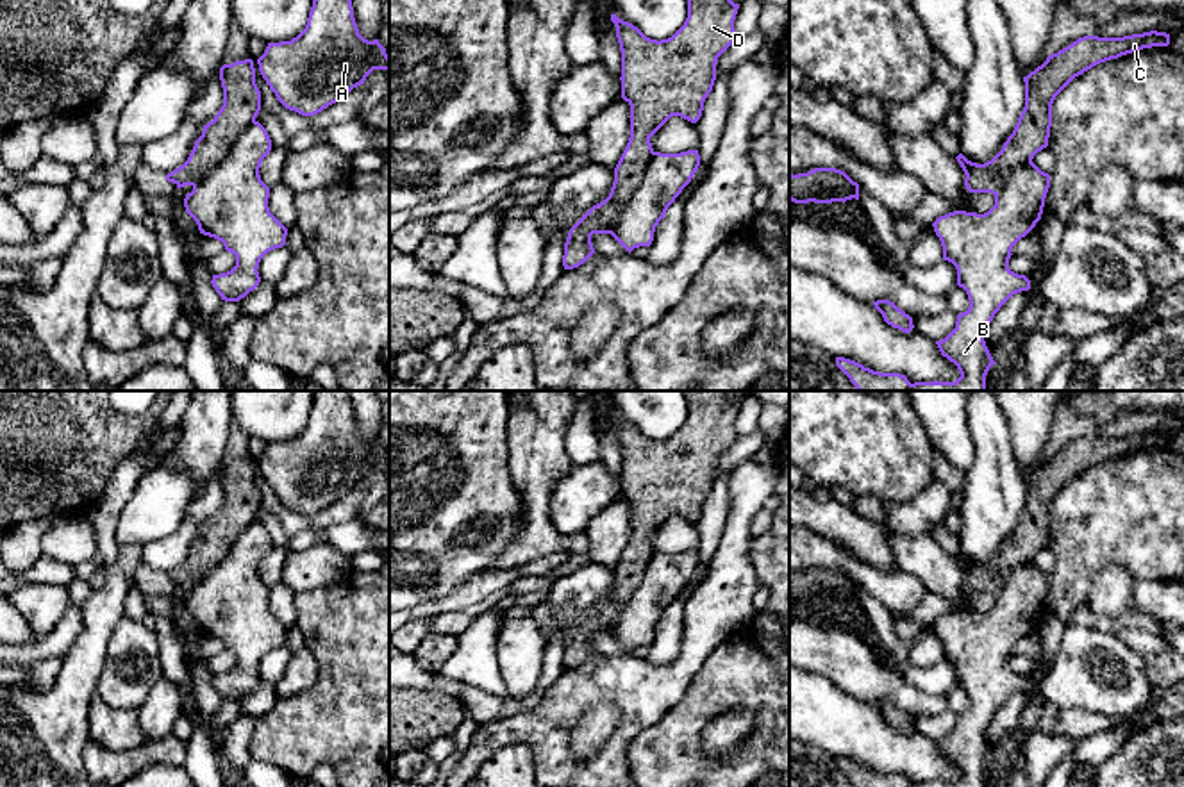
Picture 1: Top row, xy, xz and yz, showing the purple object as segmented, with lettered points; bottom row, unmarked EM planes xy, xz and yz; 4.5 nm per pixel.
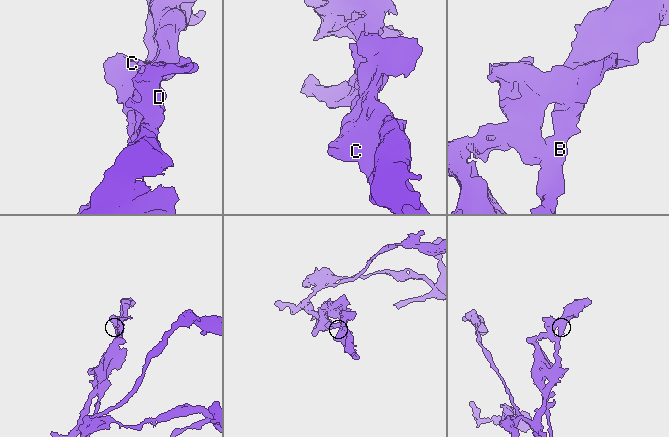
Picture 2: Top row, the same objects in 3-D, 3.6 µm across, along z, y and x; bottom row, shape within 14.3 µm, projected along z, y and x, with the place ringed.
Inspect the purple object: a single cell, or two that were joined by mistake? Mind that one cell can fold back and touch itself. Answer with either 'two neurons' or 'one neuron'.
two neurons

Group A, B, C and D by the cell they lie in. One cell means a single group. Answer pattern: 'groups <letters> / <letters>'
groups A B / C D

